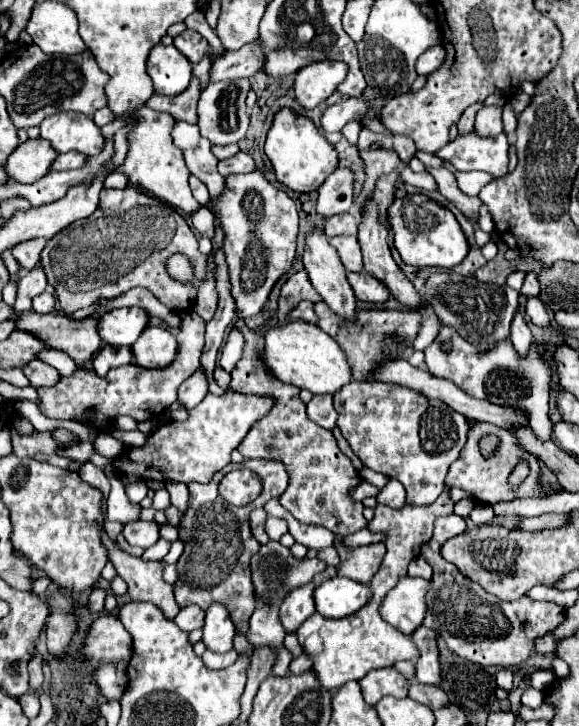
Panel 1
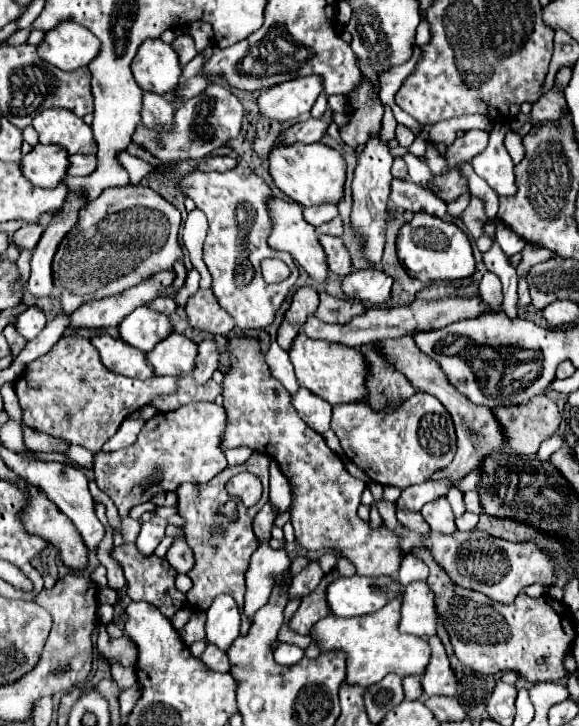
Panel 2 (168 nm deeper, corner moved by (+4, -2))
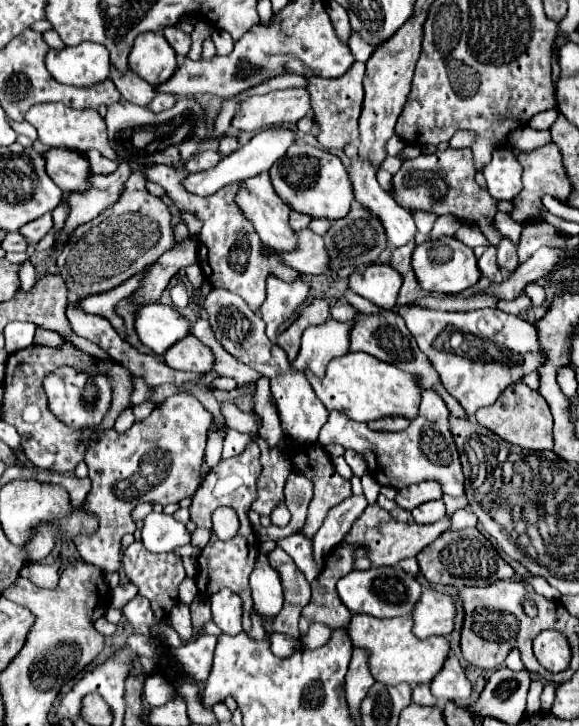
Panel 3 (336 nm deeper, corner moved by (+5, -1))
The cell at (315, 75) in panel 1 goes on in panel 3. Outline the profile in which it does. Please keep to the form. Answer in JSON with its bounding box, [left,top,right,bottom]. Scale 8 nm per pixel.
[231,89,309,131]

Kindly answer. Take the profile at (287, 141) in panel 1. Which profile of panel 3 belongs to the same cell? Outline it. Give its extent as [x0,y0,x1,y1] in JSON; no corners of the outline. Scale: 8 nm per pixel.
[269,143,353,221]

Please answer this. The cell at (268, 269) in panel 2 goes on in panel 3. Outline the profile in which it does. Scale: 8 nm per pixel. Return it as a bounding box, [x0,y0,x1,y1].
[259,275,311,335]

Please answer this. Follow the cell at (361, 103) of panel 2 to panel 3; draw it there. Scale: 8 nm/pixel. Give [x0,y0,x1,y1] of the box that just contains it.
[305,61,365,149]

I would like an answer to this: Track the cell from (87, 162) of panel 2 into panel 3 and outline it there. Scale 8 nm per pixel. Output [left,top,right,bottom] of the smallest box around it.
[87,149,119,175]

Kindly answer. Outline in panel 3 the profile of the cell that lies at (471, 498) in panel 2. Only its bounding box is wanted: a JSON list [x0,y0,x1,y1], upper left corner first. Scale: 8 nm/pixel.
[442,494,468,515]

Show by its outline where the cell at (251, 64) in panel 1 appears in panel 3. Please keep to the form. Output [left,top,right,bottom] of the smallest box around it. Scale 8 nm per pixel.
[147,95,175,113]

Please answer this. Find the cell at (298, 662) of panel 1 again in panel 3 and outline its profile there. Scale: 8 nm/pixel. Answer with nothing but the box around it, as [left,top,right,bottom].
[301,623,331,649]

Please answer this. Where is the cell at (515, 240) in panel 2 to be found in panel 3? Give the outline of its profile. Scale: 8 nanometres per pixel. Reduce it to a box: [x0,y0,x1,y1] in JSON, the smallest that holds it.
[495,213,523,243]

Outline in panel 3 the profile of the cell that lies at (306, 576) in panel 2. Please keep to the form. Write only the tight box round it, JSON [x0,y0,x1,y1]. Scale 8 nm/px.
[313,495,367,567]

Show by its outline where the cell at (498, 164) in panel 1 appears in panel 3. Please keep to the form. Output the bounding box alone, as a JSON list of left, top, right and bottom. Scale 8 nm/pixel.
[483,149,523,201]

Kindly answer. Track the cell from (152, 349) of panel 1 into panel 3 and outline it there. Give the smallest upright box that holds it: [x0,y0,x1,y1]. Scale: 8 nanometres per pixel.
[163,335,215,373]

